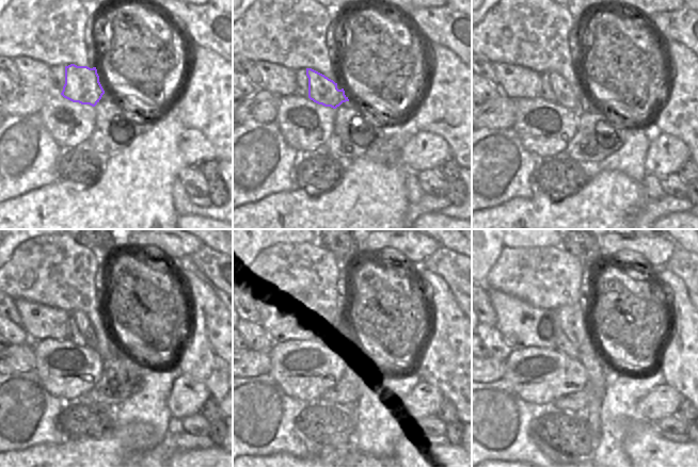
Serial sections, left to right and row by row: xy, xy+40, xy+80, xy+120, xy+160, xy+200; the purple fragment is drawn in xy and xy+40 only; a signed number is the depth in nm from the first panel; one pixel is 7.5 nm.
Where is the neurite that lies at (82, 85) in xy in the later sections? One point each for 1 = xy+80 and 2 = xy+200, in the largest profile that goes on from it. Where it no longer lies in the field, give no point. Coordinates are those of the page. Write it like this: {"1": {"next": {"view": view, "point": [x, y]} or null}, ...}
{"1": {"next": {"view": "xy+80", "point": [565, 96]}}, "2": {"next": {"view": "xy+200", "point": [573, 320]}}}

